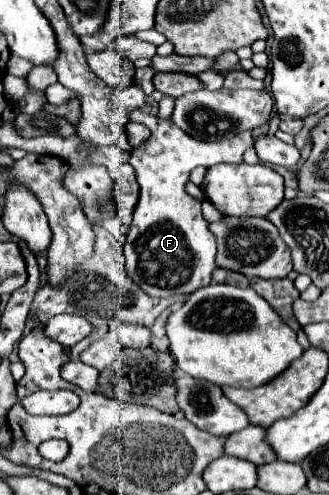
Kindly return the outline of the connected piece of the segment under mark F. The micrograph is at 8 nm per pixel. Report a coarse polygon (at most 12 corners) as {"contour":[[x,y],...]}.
{"contour":[[132,110],[140,202],[124,244],[150,296],[192,294],[216,238],[186,194],[196,166],[238,164],[252,132],[220,142]]}

